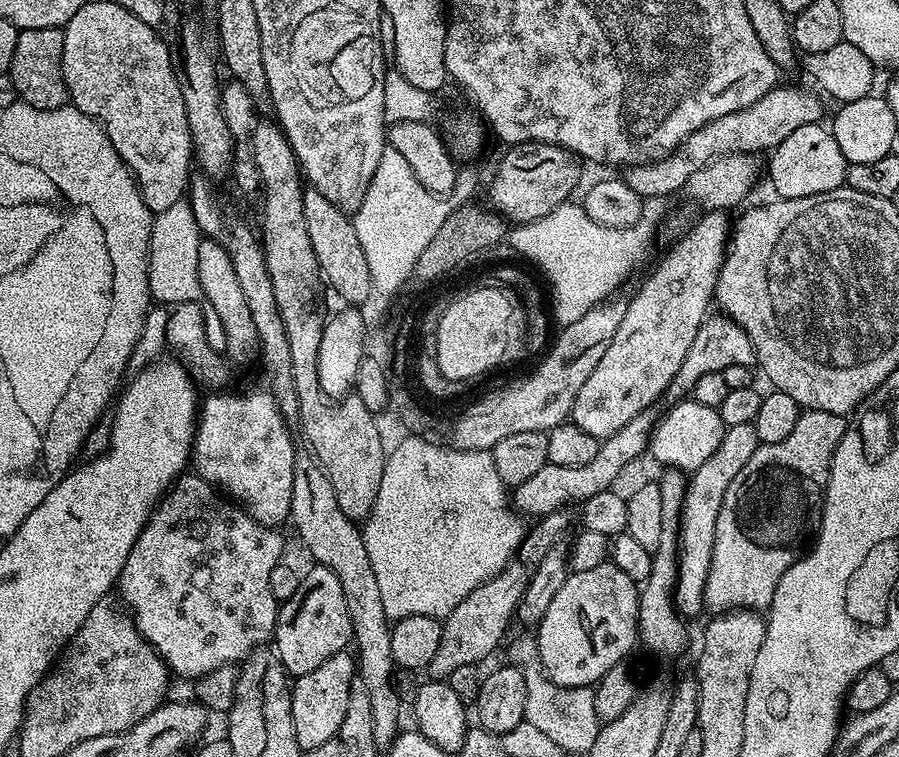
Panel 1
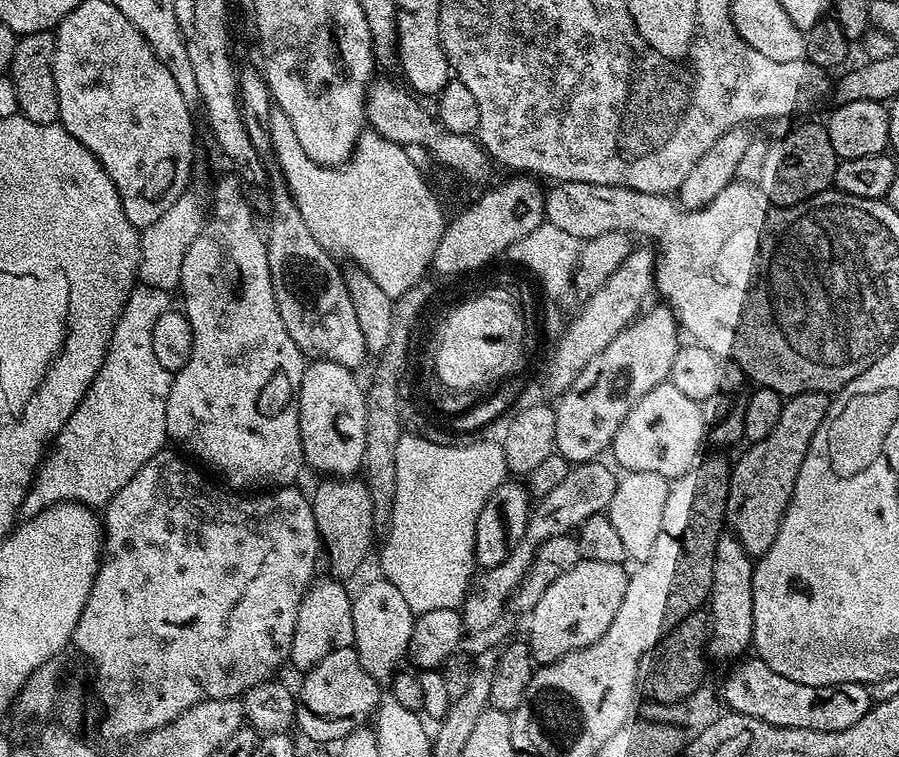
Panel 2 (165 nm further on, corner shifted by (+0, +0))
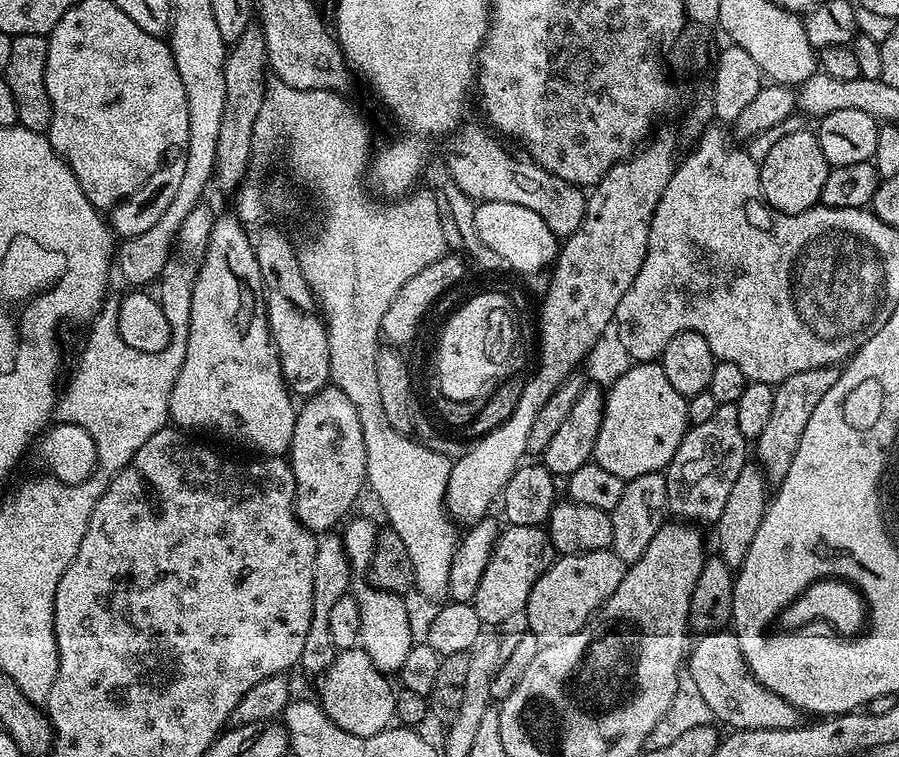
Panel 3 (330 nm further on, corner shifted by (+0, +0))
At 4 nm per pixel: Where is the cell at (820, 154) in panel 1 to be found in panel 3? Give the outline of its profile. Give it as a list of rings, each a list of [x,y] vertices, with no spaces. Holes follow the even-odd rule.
[[[802,126],[794,133],[778,138],[760,166],[760,194],[764,203],[782,214],[802,214],[820,203],[822,186],[826,183],[830,167],[826,154],[818,142],[815,131]]]

